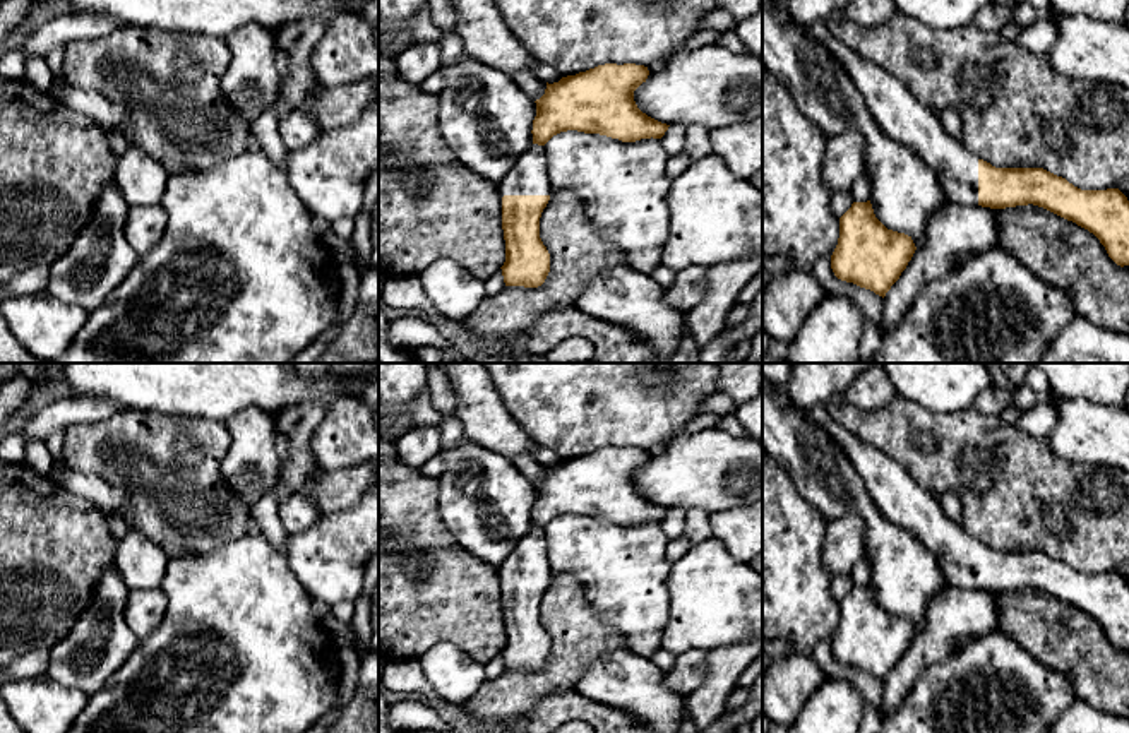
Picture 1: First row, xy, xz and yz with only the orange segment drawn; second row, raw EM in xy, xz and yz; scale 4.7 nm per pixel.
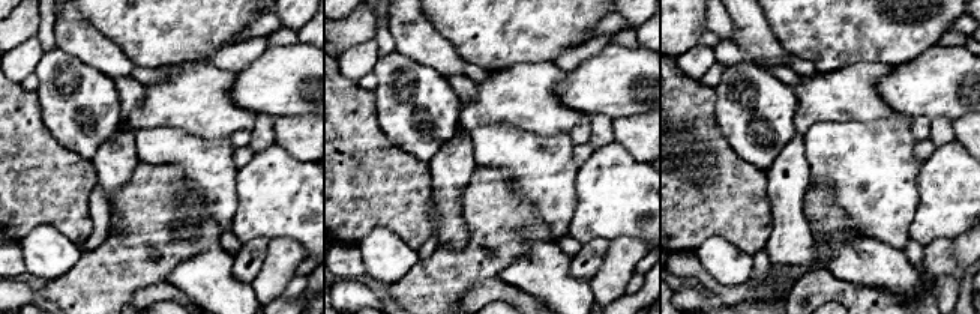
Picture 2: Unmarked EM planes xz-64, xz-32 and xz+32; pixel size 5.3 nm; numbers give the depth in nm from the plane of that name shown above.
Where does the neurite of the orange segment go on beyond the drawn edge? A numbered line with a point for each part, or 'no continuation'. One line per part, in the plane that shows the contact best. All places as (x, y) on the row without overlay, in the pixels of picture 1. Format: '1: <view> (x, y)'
1: xz (528, 560)

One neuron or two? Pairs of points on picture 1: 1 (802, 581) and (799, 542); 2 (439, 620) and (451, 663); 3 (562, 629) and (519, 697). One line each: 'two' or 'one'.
1: one
2: two
3: one

